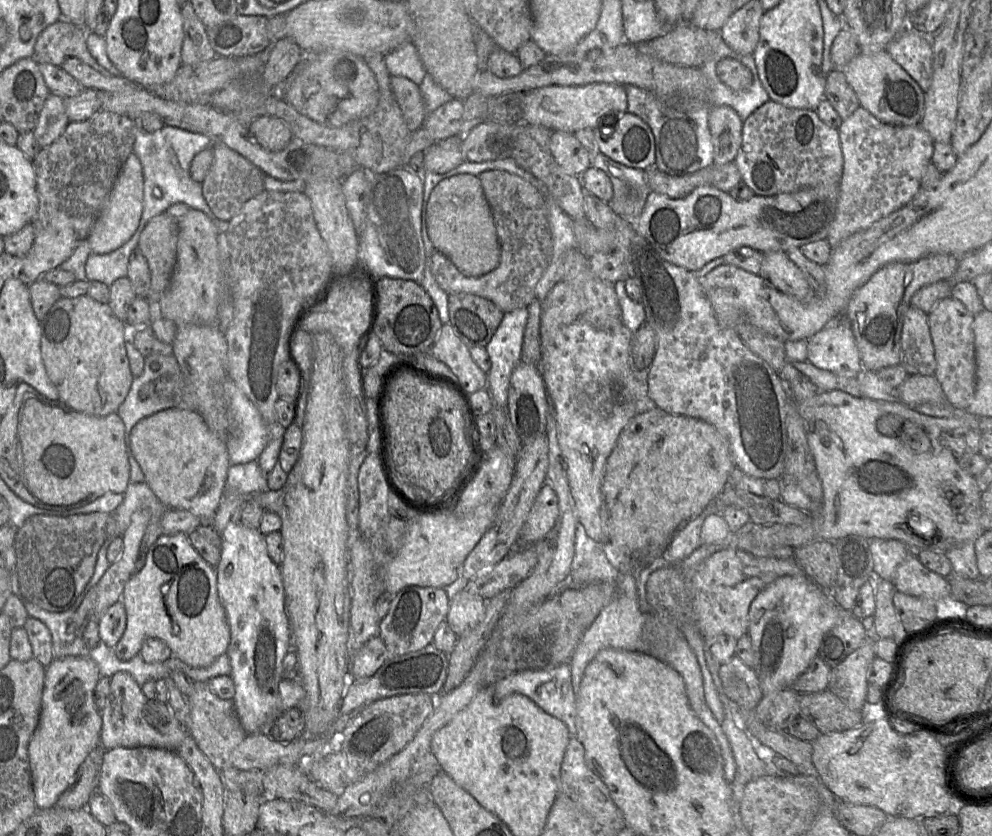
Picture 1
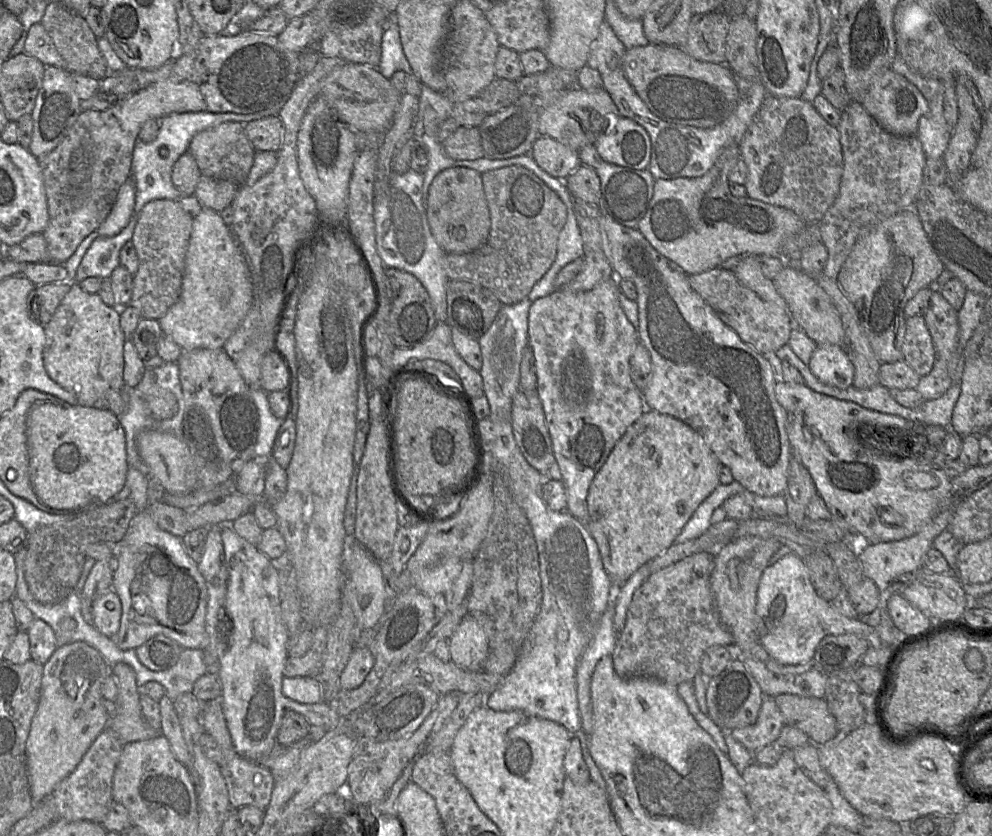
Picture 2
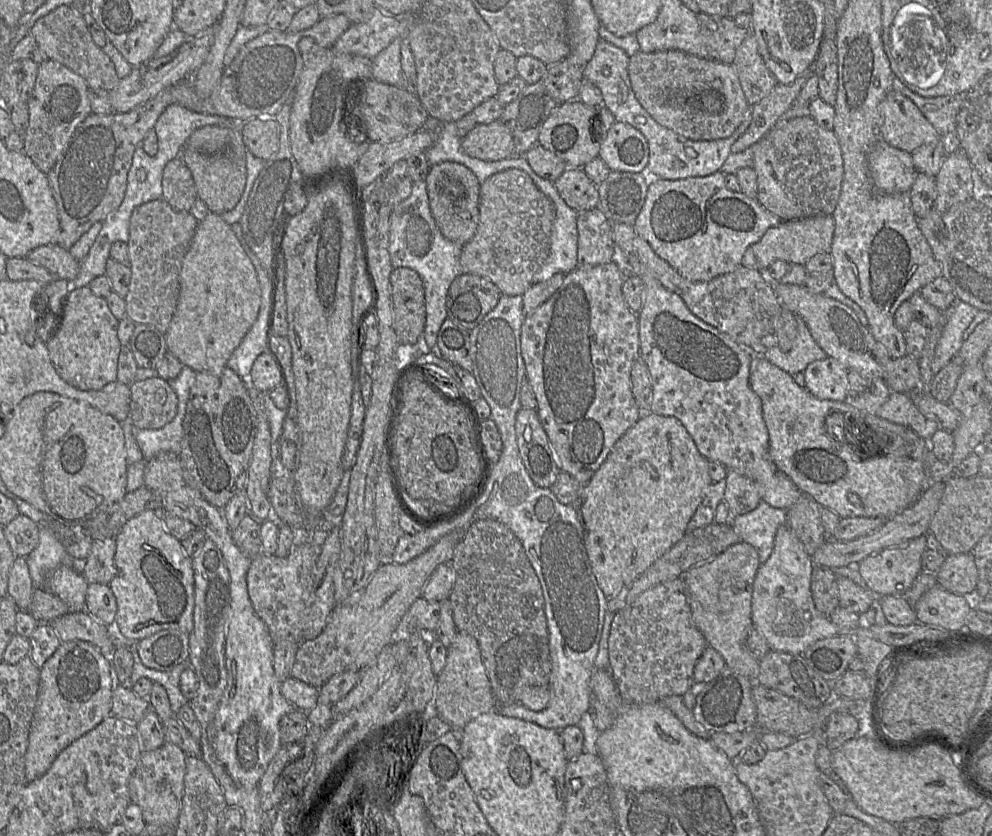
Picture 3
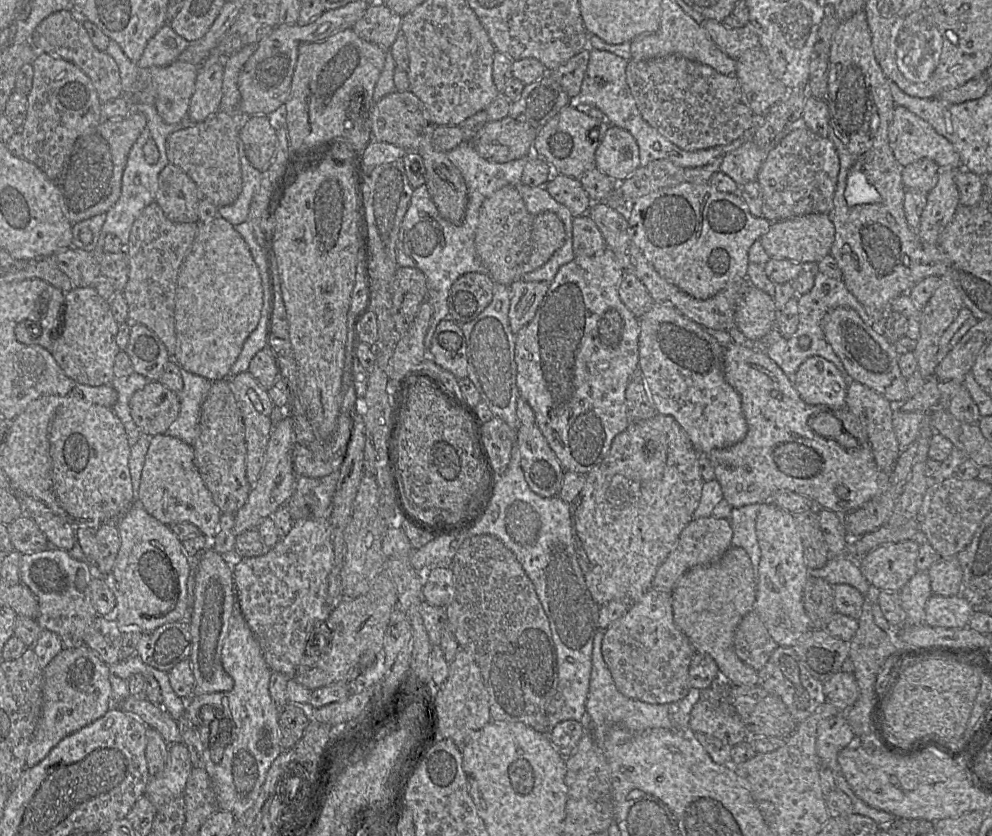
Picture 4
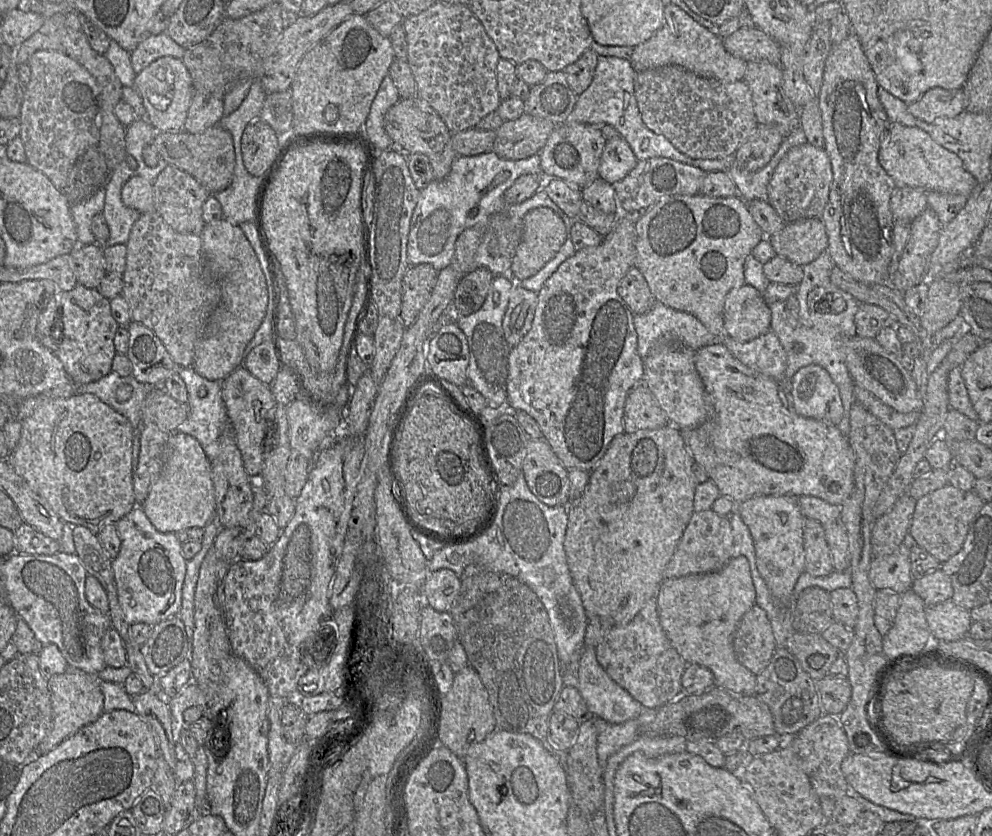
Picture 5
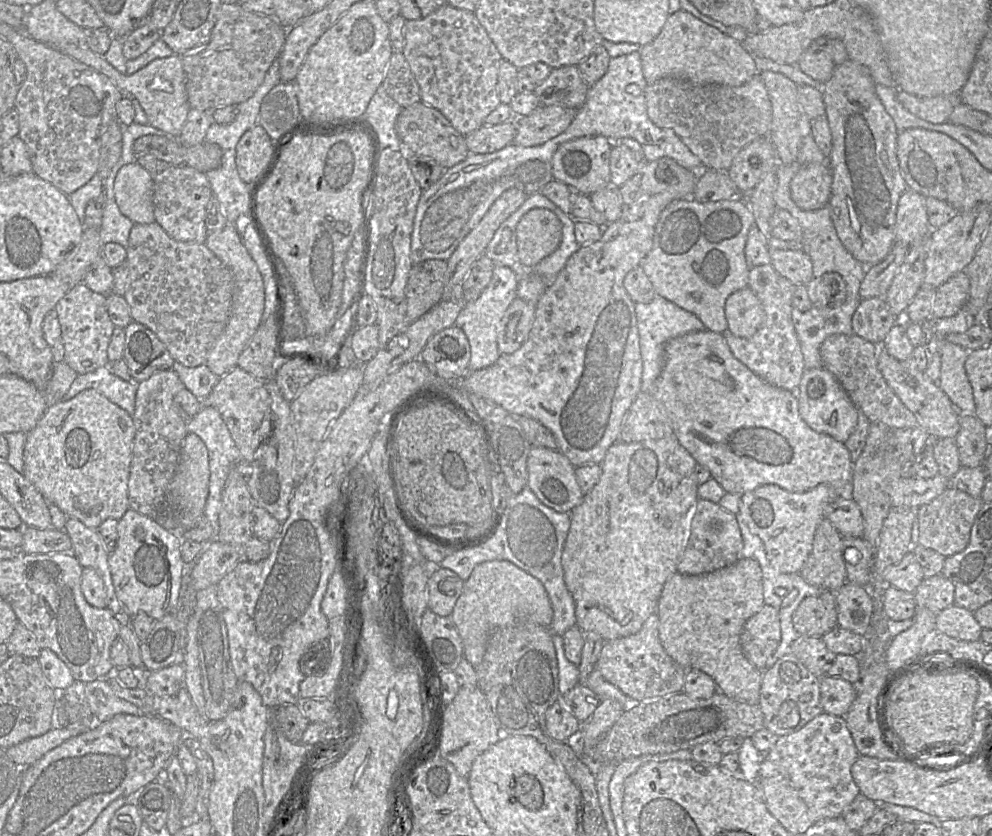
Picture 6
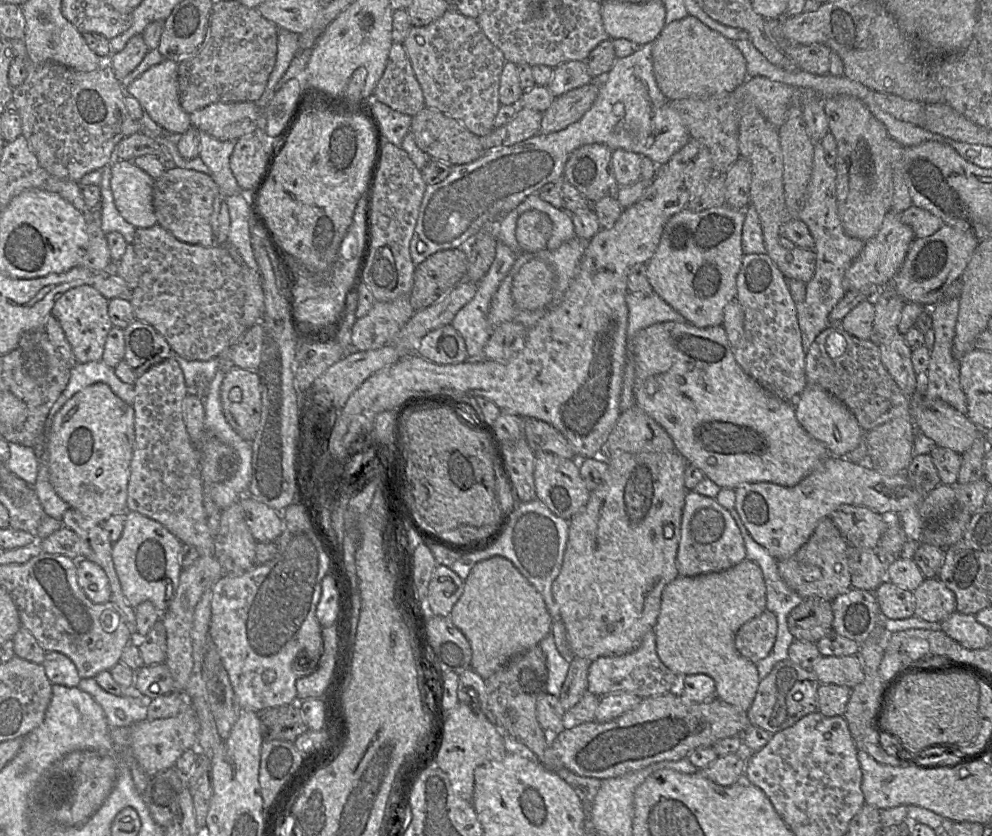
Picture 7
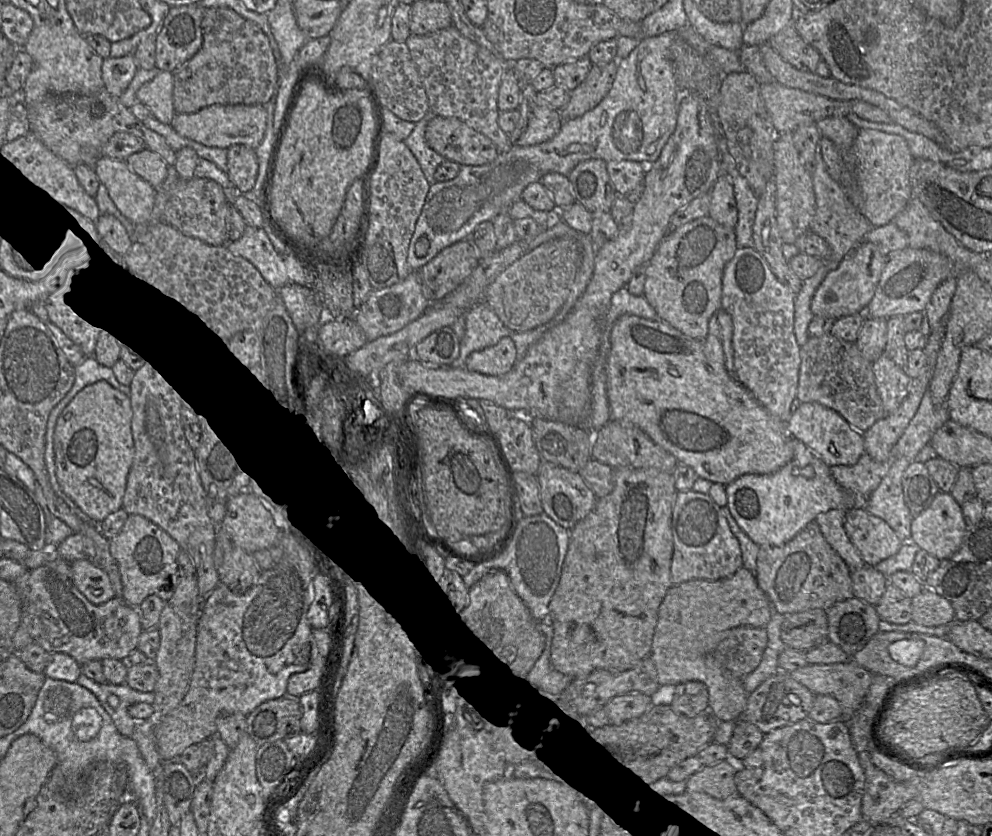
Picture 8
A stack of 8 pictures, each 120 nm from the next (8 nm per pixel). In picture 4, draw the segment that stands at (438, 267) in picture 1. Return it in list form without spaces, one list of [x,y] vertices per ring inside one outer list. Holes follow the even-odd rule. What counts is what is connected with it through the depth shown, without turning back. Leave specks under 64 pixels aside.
[[[505,186],[488,196],[480,207],[475,232],[476,253],[487,274],[495,283],[510,286],[522,279],[521,268],[532,253],[532,228],[534,217],[525,205],[518,189]]]

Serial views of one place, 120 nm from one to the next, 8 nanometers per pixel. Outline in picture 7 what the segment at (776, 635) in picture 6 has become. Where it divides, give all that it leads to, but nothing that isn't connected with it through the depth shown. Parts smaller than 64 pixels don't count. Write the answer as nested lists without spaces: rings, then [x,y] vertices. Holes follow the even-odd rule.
[[[766,609],[741,626],[735,636],[735,646],[743,657],[756,665],[769,655],[775,644],[776,635],[776,615]]]

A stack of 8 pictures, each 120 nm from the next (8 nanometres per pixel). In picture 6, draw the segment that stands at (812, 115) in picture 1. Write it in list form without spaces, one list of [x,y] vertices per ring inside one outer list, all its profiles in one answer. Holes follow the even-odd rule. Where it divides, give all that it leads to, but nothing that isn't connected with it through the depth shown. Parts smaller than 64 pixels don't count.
[[[798,165],[789,182],[791,197],[800,210],[816,211],[827,206],[831,195],[832,175],[828,165]]]

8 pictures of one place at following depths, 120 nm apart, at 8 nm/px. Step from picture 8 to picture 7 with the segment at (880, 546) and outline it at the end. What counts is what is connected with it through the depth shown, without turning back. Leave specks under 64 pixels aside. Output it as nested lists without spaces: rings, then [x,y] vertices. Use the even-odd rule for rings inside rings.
[[[840,505],[829,518],[847,543],[856,548],[877,549],[886,529],[885,517],[864,506]]]

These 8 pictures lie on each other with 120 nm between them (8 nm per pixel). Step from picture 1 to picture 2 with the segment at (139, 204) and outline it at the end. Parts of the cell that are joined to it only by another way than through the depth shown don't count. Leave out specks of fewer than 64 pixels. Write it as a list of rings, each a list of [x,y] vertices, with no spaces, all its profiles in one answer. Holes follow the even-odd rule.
[[[130,176],[120,187],[115,204],[109,215],[98,227],[98,236],[116,236],[128,225],[134,211],[135,194],[135,182]]]

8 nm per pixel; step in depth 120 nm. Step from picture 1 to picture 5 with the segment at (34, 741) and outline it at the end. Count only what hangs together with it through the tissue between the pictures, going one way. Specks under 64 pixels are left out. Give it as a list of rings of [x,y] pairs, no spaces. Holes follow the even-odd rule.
[[[68,666],[64,673],[53,675],[47,680],[51,695],[52,726],[47,736],[36,747],[36,755],[47,754],[79,729],[95,722],[103,713],[104,697],[96,675]]]

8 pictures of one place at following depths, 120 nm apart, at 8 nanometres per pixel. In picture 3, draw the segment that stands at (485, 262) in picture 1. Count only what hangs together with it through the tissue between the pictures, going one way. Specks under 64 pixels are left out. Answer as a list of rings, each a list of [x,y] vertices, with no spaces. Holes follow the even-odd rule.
[[[445,161],[430,166],[425,179],[428,203],[436,226],[448,240],[464,246],[475,235],[479,223],[479,195],[481,184],[466,166]]]

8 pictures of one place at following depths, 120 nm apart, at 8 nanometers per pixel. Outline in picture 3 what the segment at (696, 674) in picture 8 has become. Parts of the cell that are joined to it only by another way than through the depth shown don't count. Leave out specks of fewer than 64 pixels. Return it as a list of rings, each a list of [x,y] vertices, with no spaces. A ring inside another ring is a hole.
[[[738,542],[714,559],[695,565],[684,575],[687,599],[693,621],[707,640],[724,658],[726,666],[756,682],[759,661],[746,647],[746,639],[754,628],[752,594],[756,573],[760,567],[757,550],[746,542]]]

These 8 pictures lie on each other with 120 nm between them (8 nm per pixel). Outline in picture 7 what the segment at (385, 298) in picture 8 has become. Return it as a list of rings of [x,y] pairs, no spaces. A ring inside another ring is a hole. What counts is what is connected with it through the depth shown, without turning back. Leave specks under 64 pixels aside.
[[[409,296],[388,302],[375,301],[370,311],[357,319],[352,327],[353,349],[374,350],[390,344],[414,313]]]

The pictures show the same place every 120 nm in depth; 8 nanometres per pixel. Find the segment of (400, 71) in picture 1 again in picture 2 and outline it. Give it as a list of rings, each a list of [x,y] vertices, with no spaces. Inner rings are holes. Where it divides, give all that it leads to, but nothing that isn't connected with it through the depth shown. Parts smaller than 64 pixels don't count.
[[[395,21],[387,23],[381,49],[381,59],[377,69],[385,78],[390,80],[398,71],[412,73],[412,68],[403,51],[399,27]]]

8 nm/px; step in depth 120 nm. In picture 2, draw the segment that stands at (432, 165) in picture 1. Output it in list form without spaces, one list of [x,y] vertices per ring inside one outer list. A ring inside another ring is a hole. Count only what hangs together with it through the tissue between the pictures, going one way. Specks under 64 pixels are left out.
[[[459,127],[442,142],[447,156],[454,160],[475,160],[485,157],[478,127]]]

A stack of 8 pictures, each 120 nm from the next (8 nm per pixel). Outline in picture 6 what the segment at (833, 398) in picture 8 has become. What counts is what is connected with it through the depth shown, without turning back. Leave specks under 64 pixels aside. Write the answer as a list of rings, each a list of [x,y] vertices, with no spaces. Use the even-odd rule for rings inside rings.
[[[833,334],[820,345],[822,367],[835,377],[858,411],[870,423],[884,424],[889,429],[916,428],[913,413],[889,387],[878,369],[878,358],[883,350],[881,343],[867,341],[856,334]]]

